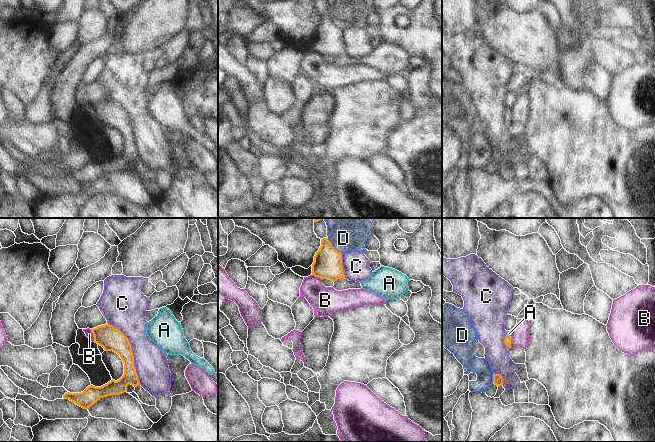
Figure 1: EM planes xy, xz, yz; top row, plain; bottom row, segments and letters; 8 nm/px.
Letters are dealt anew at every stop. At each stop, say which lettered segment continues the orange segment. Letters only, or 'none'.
A

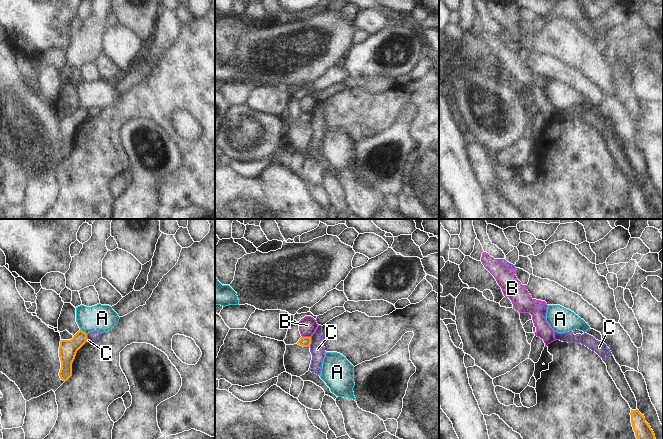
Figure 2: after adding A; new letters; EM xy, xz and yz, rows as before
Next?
none

